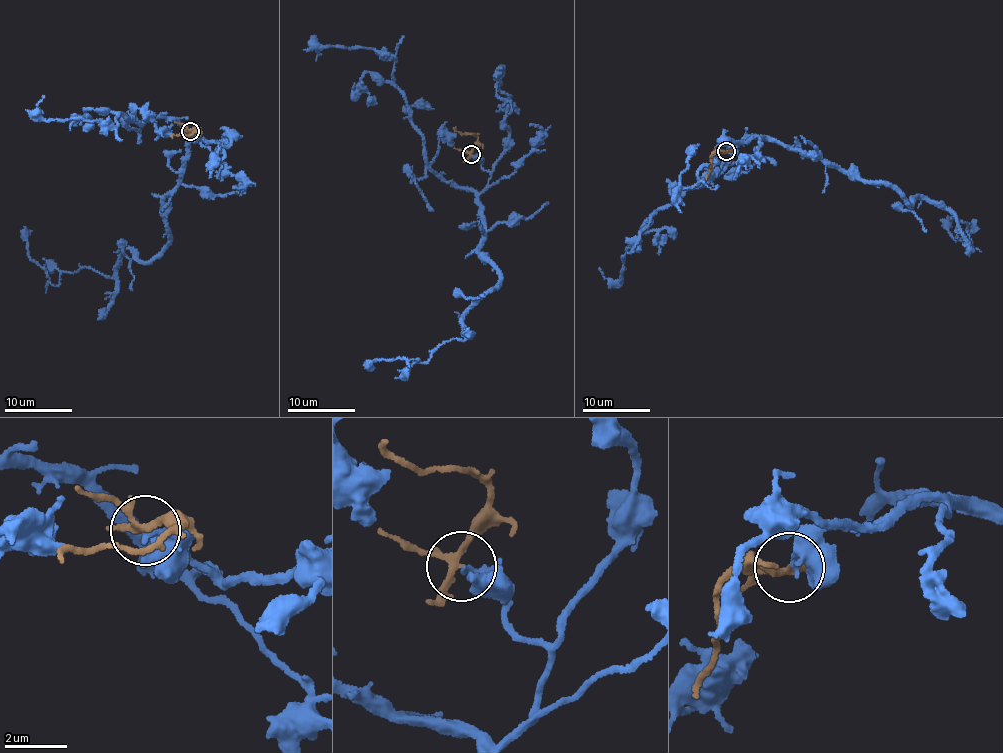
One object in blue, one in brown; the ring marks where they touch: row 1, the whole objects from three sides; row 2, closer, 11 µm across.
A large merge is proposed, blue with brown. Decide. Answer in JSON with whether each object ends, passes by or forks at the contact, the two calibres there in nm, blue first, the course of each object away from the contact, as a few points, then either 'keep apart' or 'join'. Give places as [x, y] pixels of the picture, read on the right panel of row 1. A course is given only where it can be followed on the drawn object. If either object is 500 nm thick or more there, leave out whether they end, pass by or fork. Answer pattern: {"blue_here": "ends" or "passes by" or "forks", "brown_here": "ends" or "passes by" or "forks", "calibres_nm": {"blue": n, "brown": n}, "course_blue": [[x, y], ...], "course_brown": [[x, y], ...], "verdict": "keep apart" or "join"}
{"blue_here": "ends", "brown_here": "forks", "calibres_nm": {"blue": 300, "brown": 180}, "course_blue": [[727, 151], [775, 140], [897, 186], [910, 205], [917, 197], [953, 211], [971, 244], [940, 220]], "course_brown": [[727, 152], [717, 151], [711, 154], [712, 165], [706, 179]], "verdict": "keep apart"}

